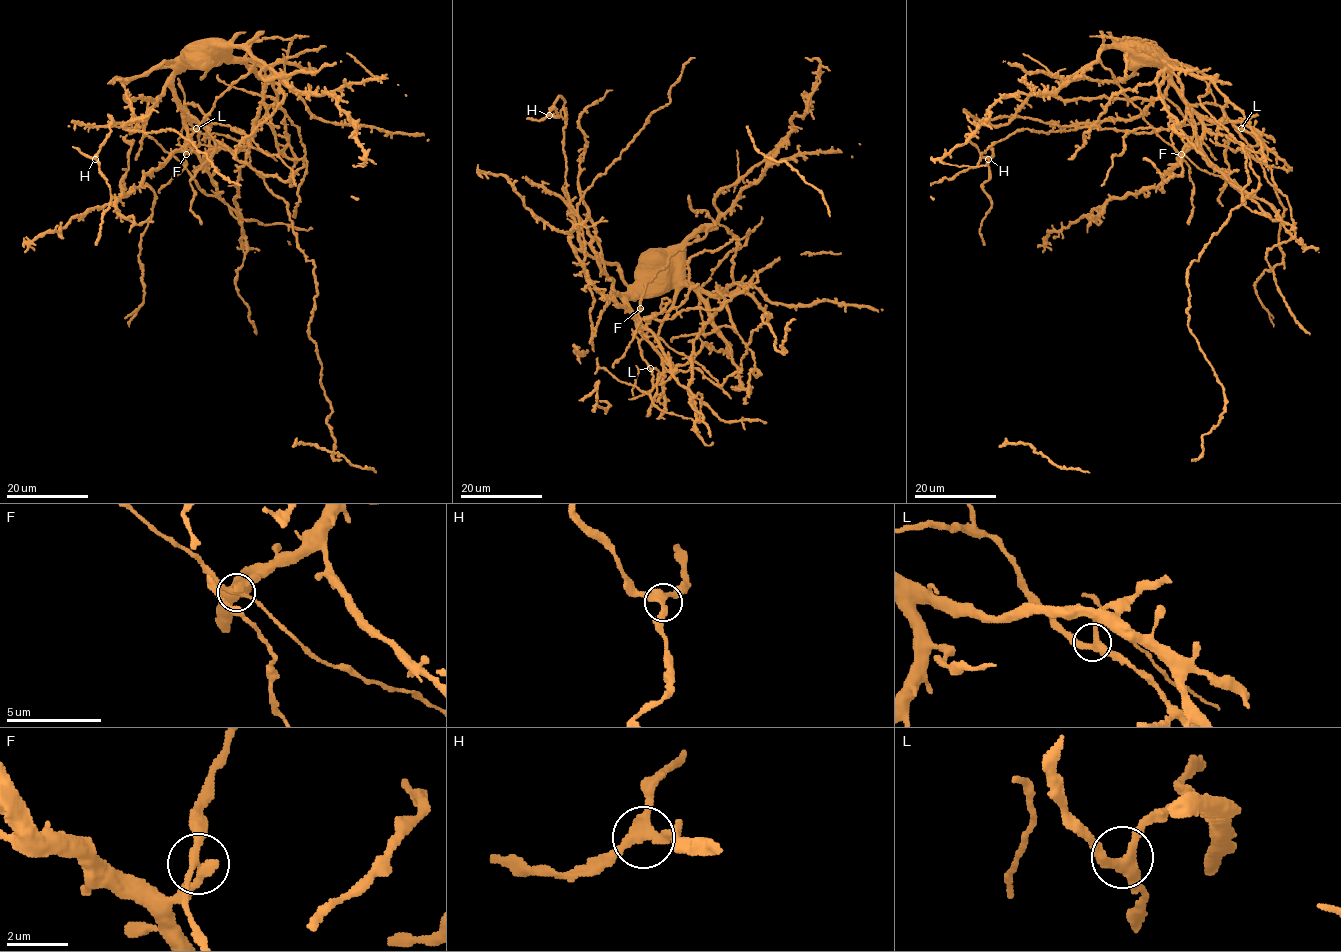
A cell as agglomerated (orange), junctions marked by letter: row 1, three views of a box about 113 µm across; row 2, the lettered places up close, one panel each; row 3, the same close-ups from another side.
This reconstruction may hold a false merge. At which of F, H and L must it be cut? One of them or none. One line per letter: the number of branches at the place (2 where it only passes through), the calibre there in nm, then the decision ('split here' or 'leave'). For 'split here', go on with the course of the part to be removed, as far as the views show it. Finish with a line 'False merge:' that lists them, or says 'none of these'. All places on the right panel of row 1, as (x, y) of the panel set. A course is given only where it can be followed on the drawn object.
F: 3 branches meet; 280 nm thick; leave
H: 3 branches meet; 320 nm thick; leave
L: 3 branches meet; 320 nm thick; leave
False merge: none of these

